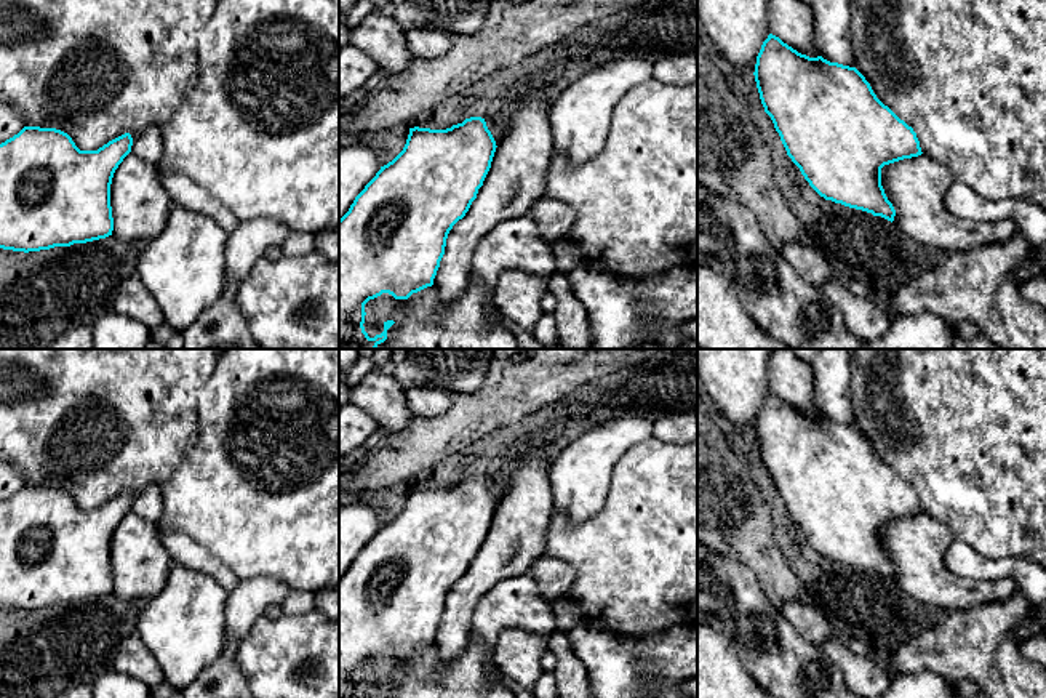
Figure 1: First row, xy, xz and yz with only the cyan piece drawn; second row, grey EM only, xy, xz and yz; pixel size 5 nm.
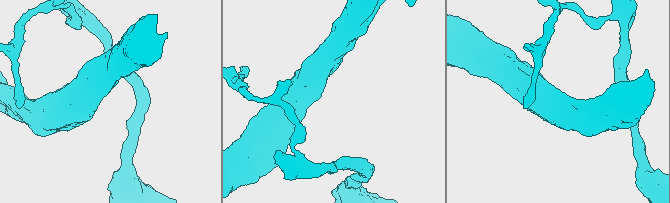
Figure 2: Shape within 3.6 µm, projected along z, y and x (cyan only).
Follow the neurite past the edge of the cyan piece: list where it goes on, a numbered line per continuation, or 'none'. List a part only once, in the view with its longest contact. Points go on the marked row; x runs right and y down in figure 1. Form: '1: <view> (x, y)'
1: xz (517, 176)

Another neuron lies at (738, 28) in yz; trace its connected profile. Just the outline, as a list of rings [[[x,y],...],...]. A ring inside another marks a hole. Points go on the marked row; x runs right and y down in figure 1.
[[[697,0],[705,32],[736,69],[755,72],[757,56],[769,35],[769,0]]]

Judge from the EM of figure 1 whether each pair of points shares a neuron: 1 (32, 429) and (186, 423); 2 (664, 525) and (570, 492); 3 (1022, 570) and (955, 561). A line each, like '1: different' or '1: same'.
1: same
2: different
3: same

